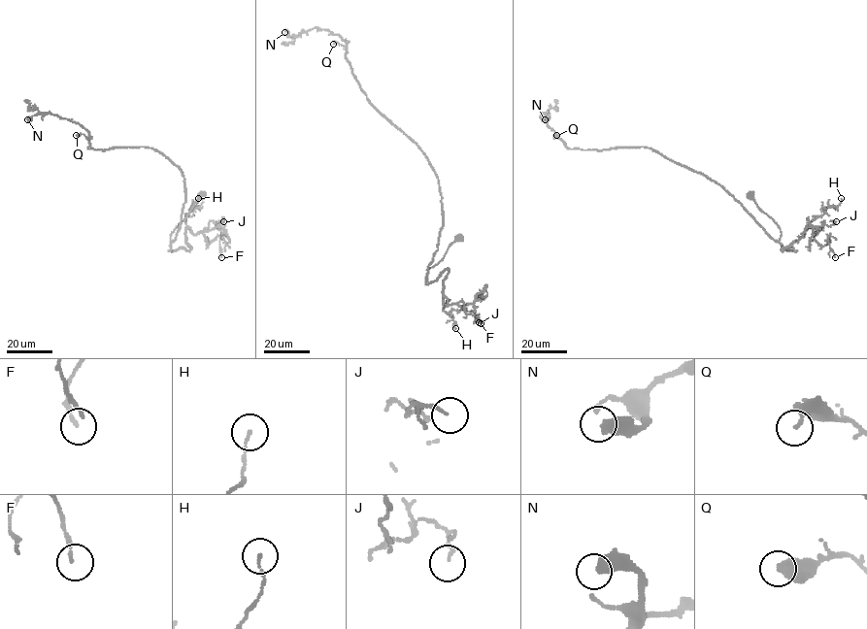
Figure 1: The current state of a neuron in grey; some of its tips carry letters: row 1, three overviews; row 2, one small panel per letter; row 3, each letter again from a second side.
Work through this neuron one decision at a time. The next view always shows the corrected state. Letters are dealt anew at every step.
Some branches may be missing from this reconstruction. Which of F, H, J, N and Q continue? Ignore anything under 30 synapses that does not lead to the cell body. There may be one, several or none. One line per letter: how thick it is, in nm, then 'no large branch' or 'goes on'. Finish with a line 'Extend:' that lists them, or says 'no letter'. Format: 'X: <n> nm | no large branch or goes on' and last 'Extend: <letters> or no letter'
F: 160 nm | no large branch
H: 120 nm | no large branch
J: 110 nm | no large branch
N: 500 nm | no large branch
Q: 260 nm | no large branch
Extend: no letter

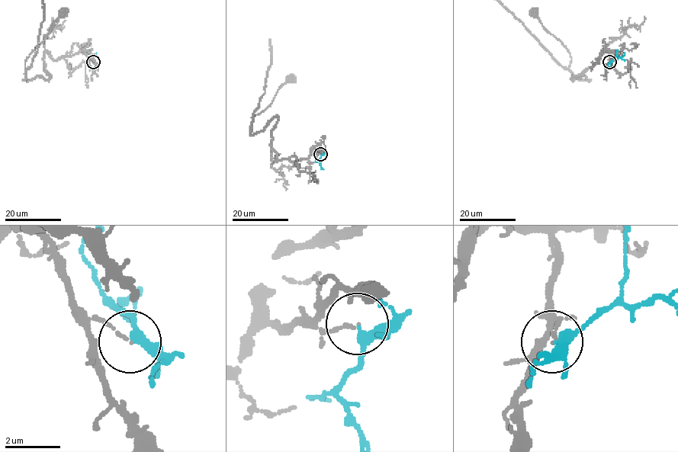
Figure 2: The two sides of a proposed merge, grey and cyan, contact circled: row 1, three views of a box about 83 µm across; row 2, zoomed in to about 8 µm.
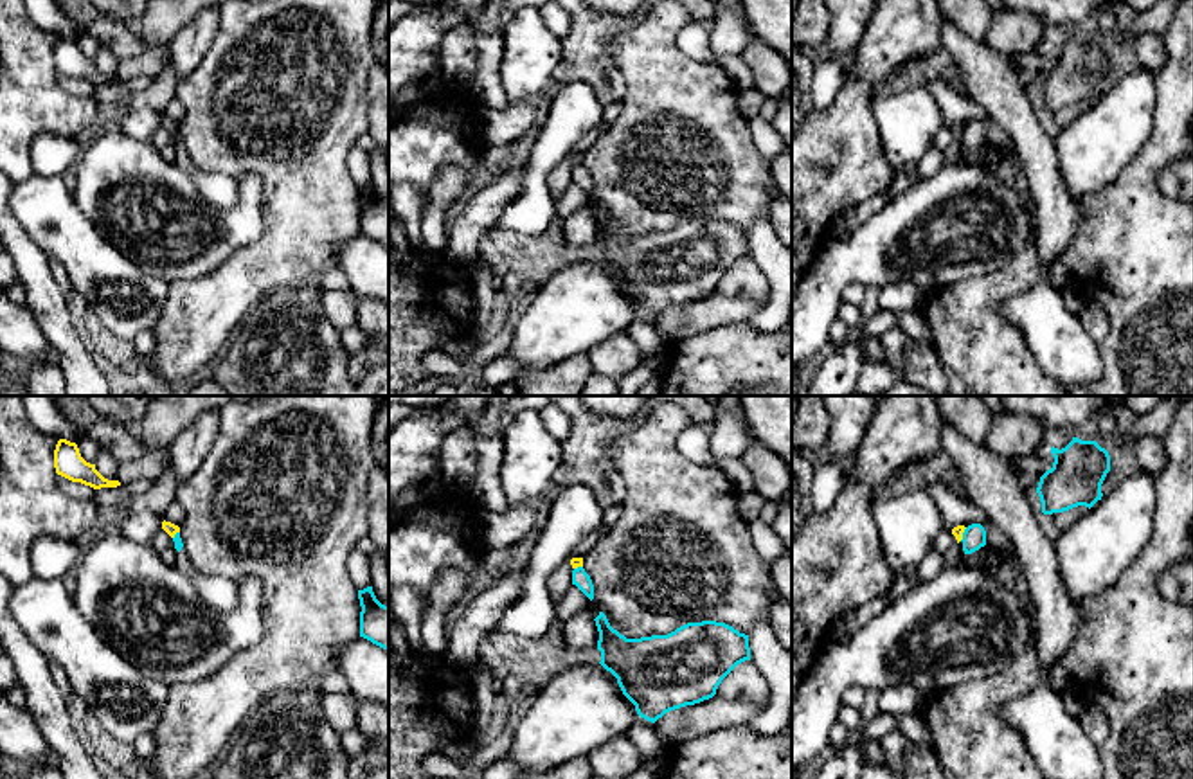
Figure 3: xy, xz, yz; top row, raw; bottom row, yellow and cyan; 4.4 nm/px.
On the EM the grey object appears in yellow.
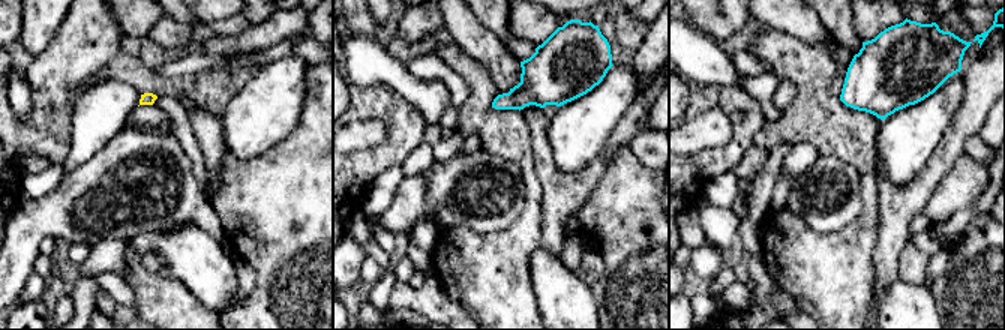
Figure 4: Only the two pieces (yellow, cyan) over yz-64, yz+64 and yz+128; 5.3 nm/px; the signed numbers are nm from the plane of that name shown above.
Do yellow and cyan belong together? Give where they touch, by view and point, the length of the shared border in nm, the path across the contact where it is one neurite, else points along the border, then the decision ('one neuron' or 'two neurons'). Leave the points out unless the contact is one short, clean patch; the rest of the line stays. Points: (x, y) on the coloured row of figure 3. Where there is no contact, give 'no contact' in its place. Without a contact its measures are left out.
contact yz (961, 535); length 70 nm; border yz (967, 528), (959, 540); two neurons

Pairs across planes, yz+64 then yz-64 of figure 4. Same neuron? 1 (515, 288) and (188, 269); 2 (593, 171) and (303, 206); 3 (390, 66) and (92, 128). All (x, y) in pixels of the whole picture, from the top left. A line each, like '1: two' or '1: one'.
1: two
2: two
3: one

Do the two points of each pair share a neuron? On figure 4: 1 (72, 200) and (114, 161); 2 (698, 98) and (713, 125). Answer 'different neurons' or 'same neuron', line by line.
1: same neuron
2: different neurons

